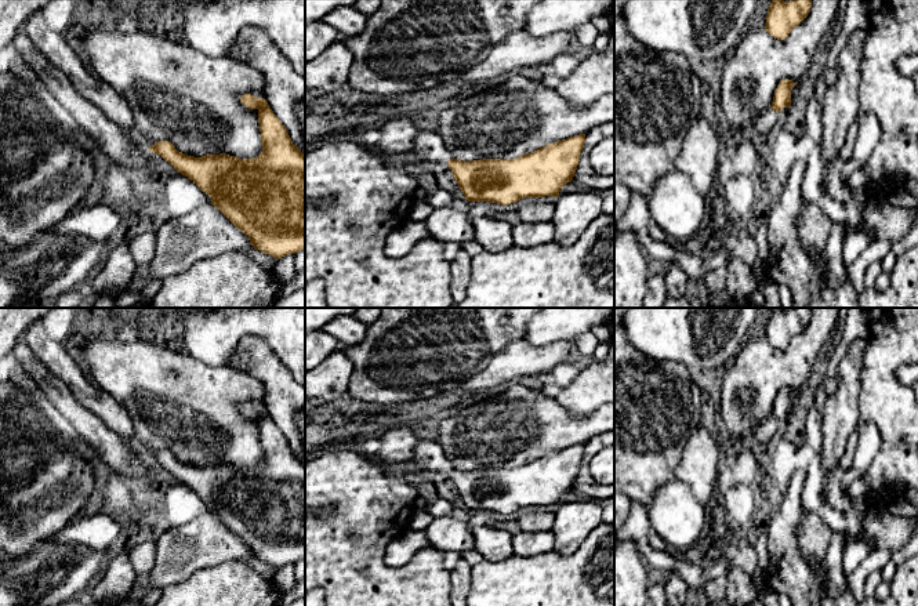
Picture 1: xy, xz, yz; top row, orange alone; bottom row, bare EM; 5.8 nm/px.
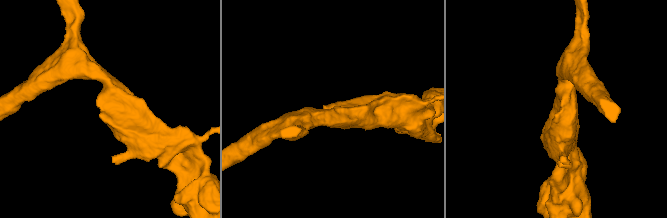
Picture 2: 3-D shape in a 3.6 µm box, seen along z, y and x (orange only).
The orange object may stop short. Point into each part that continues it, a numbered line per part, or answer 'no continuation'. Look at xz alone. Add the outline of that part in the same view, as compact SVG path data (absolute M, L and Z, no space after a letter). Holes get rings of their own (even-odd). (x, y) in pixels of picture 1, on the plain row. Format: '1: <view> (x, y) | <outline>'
1: xz (428, 454) | M421 439L413 456L422 471L447 472L453 468L451 461L443 454L436 442Z

